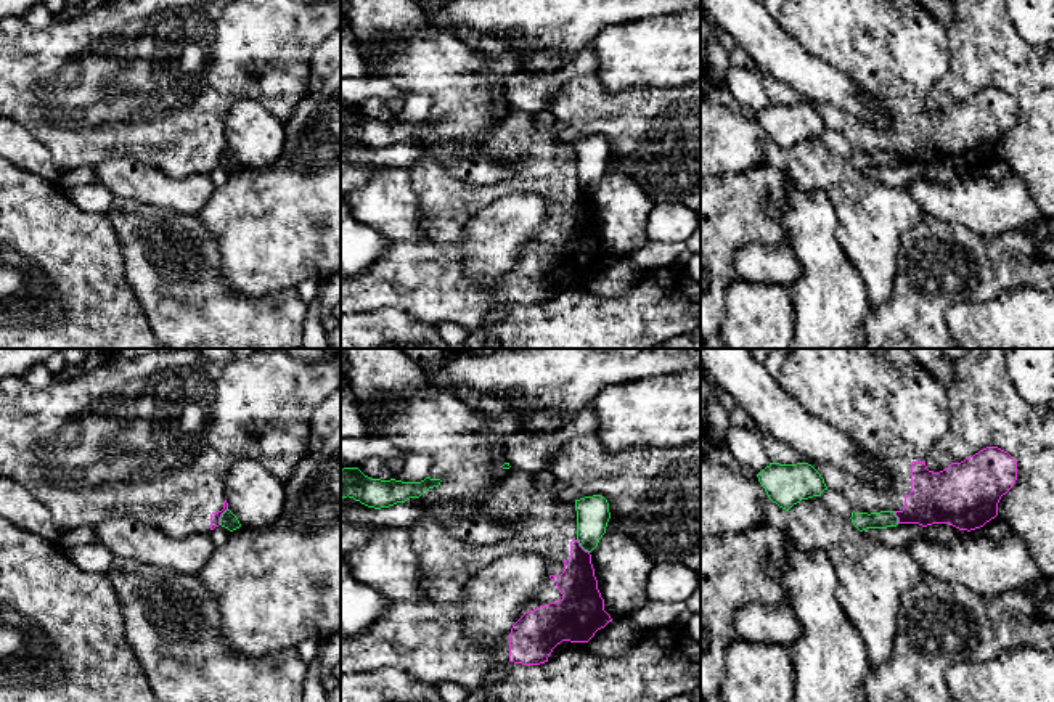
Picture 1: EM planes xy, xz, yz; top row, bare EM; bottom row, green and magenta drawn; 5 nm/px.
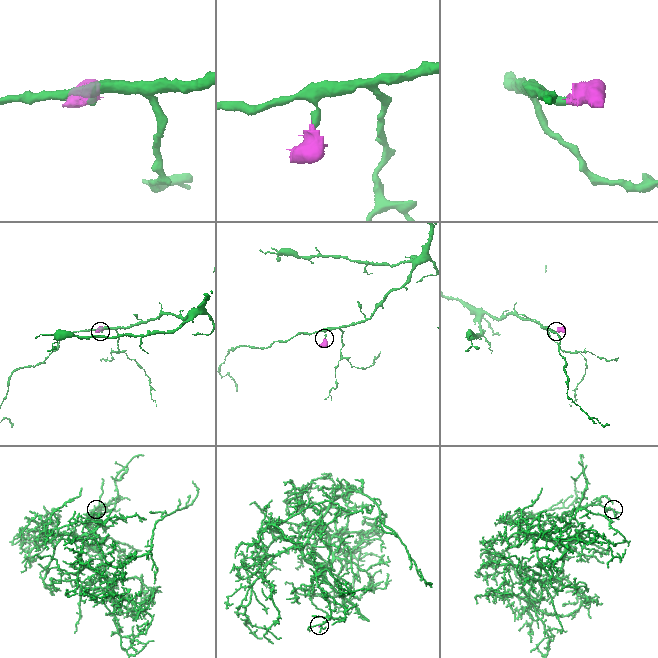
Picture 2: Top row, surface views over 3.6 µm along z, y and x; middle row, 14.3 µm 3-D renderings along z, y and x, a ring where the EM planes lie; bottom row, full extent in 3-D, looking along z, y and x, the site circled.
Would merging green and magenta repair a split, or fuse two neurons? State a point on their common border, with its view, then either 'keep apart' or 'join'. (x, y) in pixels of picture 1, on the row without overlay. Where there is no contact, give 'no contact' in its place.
contact xy (222, 156); keep apart

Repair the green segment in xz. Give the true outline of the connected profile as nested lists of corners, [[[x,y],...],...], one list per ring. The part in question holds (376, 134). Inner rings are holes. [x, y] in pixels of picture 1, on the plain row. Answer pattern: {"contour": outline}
{"contour": [[[358,108],[341,109],[341,138],[353,138],[374,149],[419,138],[429,129],[439,127],[440,119],[426,117],[421,122],[381,120],[365,116]]]}

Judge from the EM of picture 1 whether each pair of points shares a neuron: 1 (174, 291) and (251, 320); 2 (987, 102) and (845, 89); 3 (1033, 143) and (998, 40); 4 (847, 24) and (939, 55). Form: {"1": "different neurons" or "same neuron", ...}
{"1": "same neuron", "2": "different neurons", "3": "same neuron", "4": "same neuron"}

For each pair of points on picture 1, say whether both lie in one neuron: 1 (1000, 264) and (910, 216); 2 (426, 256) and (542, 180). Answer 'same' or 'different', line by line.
1: different
2: same

